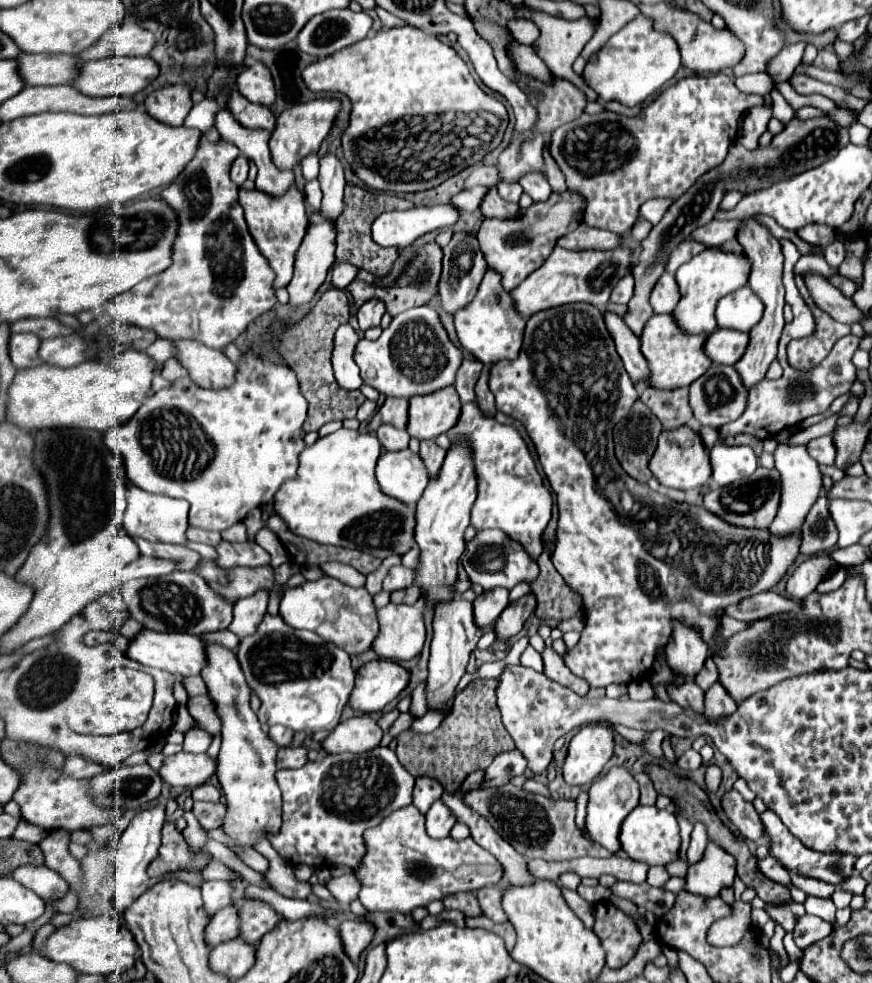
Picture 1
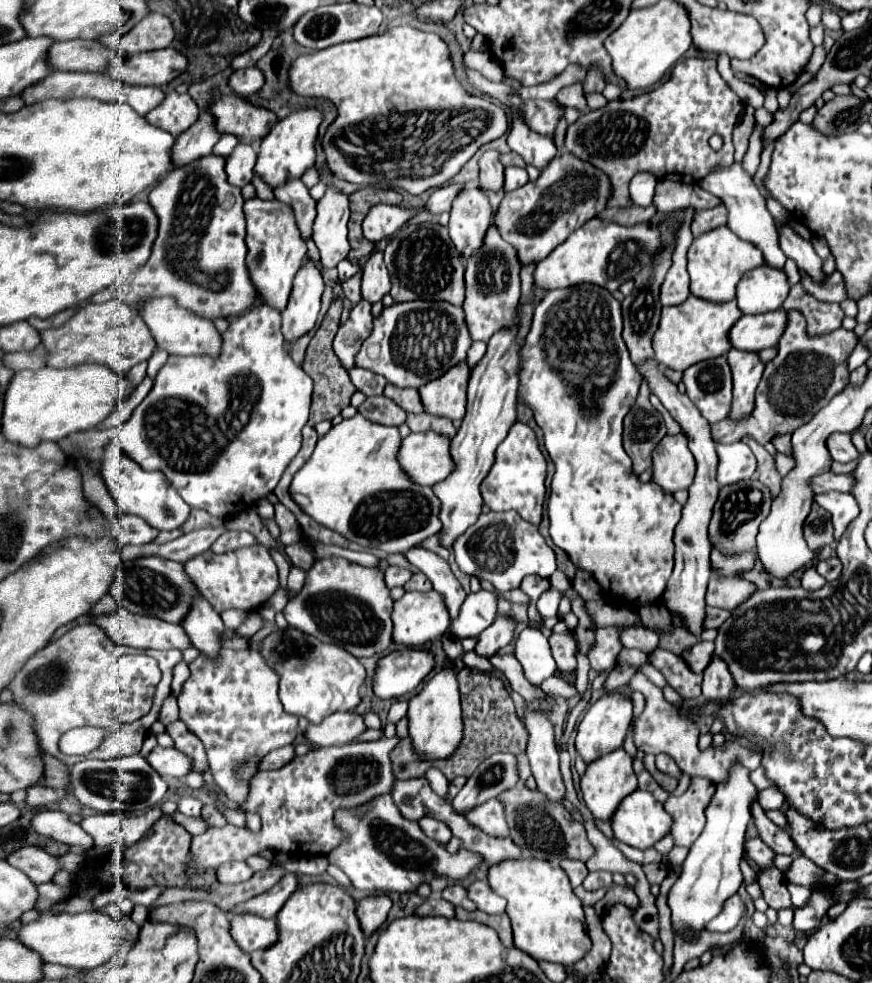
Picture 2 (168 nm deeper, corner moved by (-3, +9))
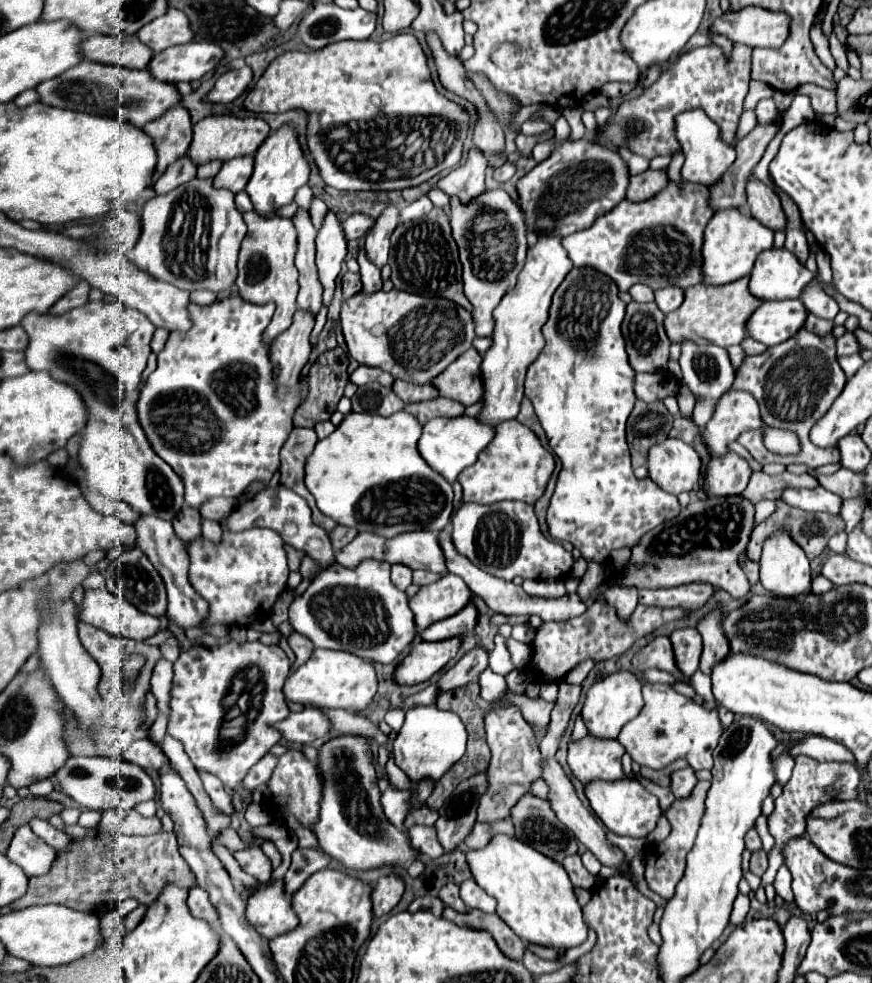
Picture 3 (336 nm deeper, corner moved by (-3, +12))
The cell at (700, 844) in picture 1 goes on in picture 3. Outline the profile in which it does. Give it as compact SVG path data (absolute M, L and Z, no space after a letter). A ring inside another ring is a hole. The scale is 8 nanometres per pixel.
M697 671L693 677L691 677L691 687L697 691L697 695L701 695L701 699L703 699L703 707L705 709L715 709L717 707L717 701L713 699L713 693L711 693L711 683L709 683L709 679L701 673L701 671Z

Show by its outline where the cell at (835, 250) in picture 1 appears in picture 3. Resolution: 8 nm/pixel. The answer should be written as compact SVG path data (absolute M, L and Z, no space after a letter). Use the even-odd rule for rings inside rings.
M783 249L763 251L749 275L749 293L761 301L797 299L807 281L818 273L805 269L793 253Z

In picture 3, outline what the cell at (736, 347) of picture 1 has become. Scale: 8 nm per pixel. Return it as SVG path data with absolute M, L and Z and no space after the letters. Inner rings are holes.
M799 299L763 301L747 321L747 335L767 347L779 345L795 335L805 323L807 309Z

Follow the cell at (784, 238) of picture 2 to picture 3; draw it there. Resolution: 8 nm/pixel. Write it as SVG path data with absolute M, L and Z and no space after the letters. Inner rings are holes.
M753 175L747 183L747 205L751 215L771 231L787 231L787 219L779 197Z

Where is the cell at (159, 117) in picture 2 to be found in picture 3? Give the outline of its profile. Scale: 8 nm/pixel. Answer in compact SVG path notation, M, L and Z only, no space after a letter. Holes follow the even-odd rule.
M183 105L165 111L161 119L153 119L143 127L143 131L155 141L157 155L159 155L153 181L165 171L169 163L173 163L189 149L193 137L191 127L193 127L191 115Z

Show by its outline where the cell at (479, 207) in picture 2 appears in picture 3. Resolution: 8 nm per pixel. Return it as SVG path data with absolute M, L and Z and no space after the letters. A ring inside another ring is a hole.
M471 149L467 161L453 173L445 175L437 183L437 187L451 197L459 197L461 203L471 203L473 199L477 199L477 195L483 195L487 191L485 169L487 169L485 155L477 149Z

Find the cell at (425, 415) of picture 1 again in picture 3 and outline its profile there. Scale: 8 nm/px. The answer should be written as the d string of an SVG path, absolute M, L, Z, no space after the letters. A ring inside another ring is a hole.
M473 347L465 351L457 363L451 363L441 375L437 375L437 379L433 379L439 395L445 395L465 407L477 403L483 393L479 363L481 355Z

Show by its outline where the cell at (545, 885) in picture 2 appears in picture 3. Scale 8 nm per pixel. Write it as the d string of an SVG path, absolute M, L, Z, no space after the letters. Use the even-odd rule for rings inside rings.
M495 835L487 847L467 851L467 863L471 867L471 873L473 873L473 879L477 881L477 885L497 899L497 915L523 941L527 941L531 945L541 945L541 947L569 949L569 947L581 945L587 939L587 923L583 919L581 905L577 903L575 887L573 887L569 875L565 875L565 869L561 867L561 863L533 851L529 845L521 843L515 837L509 839L507 835Z

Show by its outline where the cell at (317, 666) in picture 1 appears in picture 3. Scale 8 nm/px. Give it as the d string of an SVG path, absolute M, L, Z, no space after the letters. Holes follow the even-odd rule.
M315 649L311 657L287 677L283 687L283 695L287 701L325 709L351 709L351 711L363 711L371 703L375 691L377 677L369 661L363 661L361 657L347 651L331 649Z

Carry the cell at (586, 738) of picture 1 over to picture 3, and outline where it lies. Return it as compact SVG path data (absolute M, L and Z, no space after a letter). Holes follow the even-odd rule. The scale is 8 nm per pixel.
M615 671L611 675L597 679L595 685L587 691L587 699L585 699L581 717L589 731L587 735L593 735L595 739L617 739L621 727L625 723L629 723L633 717L637 717L641 709L643 709L641 681L629 671Z

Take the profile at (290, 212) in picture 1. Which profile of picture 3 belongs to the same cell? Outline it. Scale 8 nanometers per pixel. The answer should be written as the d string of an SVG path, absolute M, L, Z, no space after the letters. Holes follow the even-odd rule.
M247 211L243 213L245 225L247 225L247 235L241 243L241 253L239 253L239 277L237 277L237 287L239 287L239 295L245 301L251 303L269 303L273 301L277 305L277 311L273 315L273 321L269 323L269 327L265 329L265 343L271 343L281 331L285 331L291 325L291 317L297 311L297 269L293 265L293 255L297 251L297 237L295 237L295 227L291 223L291 219L285 217L277 217L277 215L257 215L257 211Z

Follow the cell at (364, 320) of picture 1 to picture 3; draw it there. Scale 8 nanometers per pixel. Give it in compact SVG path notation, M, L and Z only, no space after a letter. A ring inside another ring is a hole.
M387 207L383 209L383 213L379 215L377 223L373 225L373 229L367 235L367 243L365 243L365 251L369 255L369 259L373 259L373 263L377 263L377 267L385 267L387 265L387 255L389 255L389 237L393 233L393 229L397 227L397 209L395 207Z

